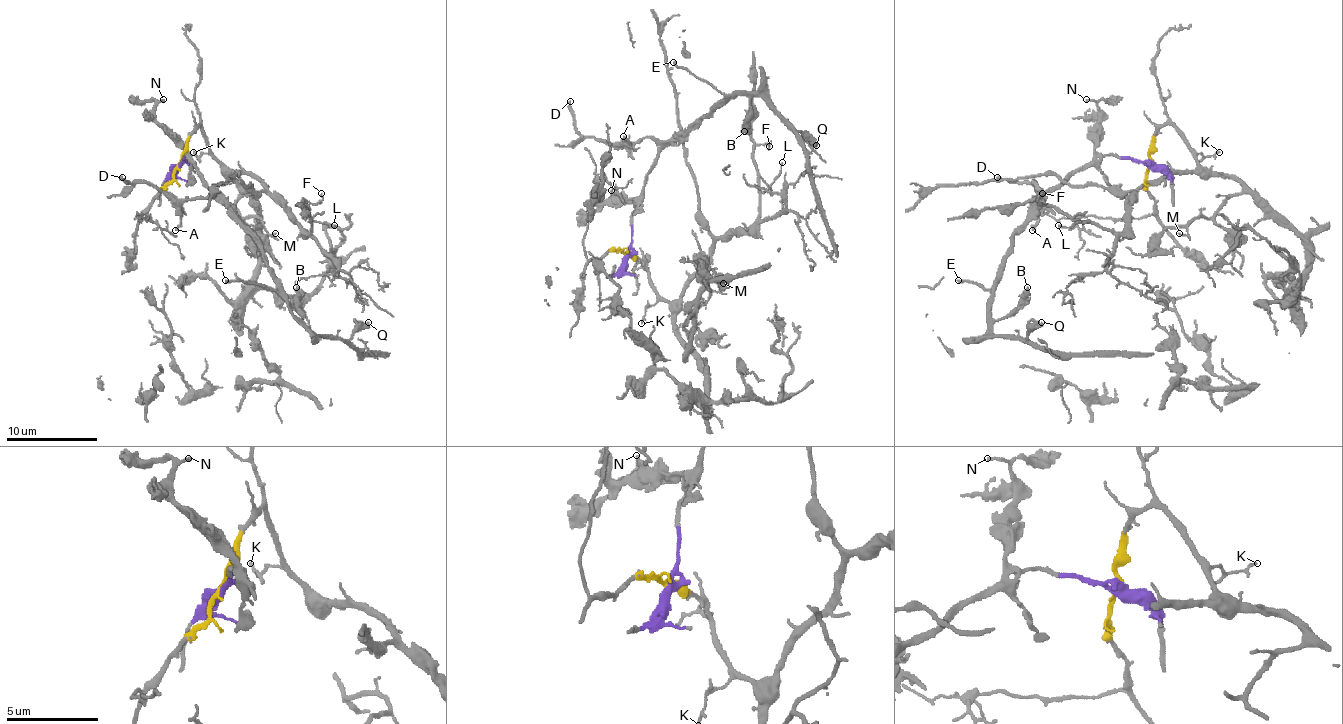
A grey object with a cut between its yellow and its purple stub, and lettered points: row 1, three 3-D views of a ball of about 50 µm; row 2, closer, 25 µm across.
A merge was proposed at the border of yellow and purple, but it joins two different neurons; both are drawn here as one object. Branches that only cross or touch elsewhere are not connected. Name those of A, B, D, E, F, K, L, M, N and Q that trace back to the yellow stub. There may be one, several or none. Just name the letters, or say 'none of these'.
F, K, L, M

